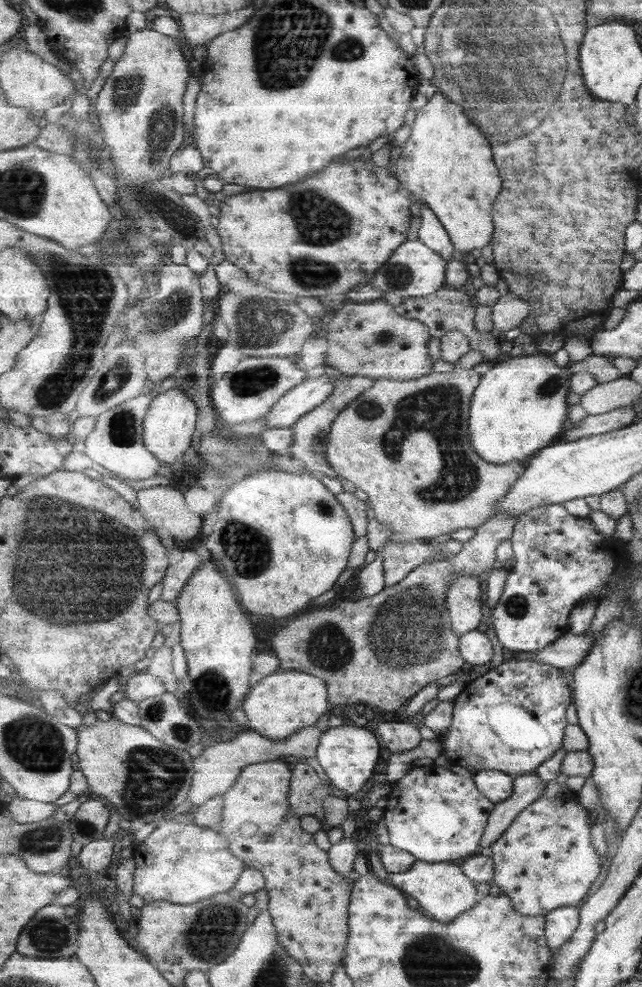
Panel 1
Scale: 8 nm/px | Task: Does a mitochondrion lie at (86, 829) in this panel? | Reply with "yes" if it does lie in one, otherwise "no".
yes

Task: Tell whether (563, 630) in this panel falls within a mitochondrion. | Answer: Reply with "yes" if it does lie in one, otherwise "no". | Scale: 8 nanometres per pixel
no

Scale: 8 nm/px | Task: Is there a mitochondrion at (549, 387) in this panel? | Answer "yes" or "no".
yes

